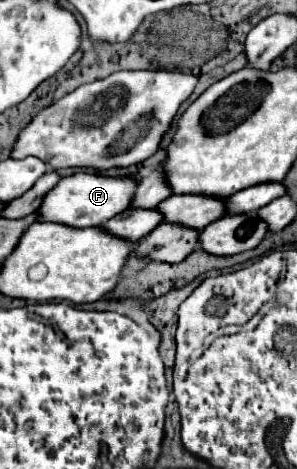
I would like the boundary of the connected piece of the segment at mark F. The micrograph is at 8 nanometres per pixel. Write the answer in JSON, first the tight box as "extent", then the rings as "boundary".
{"extent":[39,171,137,227],"boundary":[[[79,171],[71,177],[63,177],[55,189],[51,189],[39,207],[43,221],[65,223],[73,227],[93,227],[101,225],[103,221],[115,217],[117,213],[125,211],[131,205],[131,197],[135,195],[137,181],[133,177],[109,177],[99,173],[85,173]]]}

